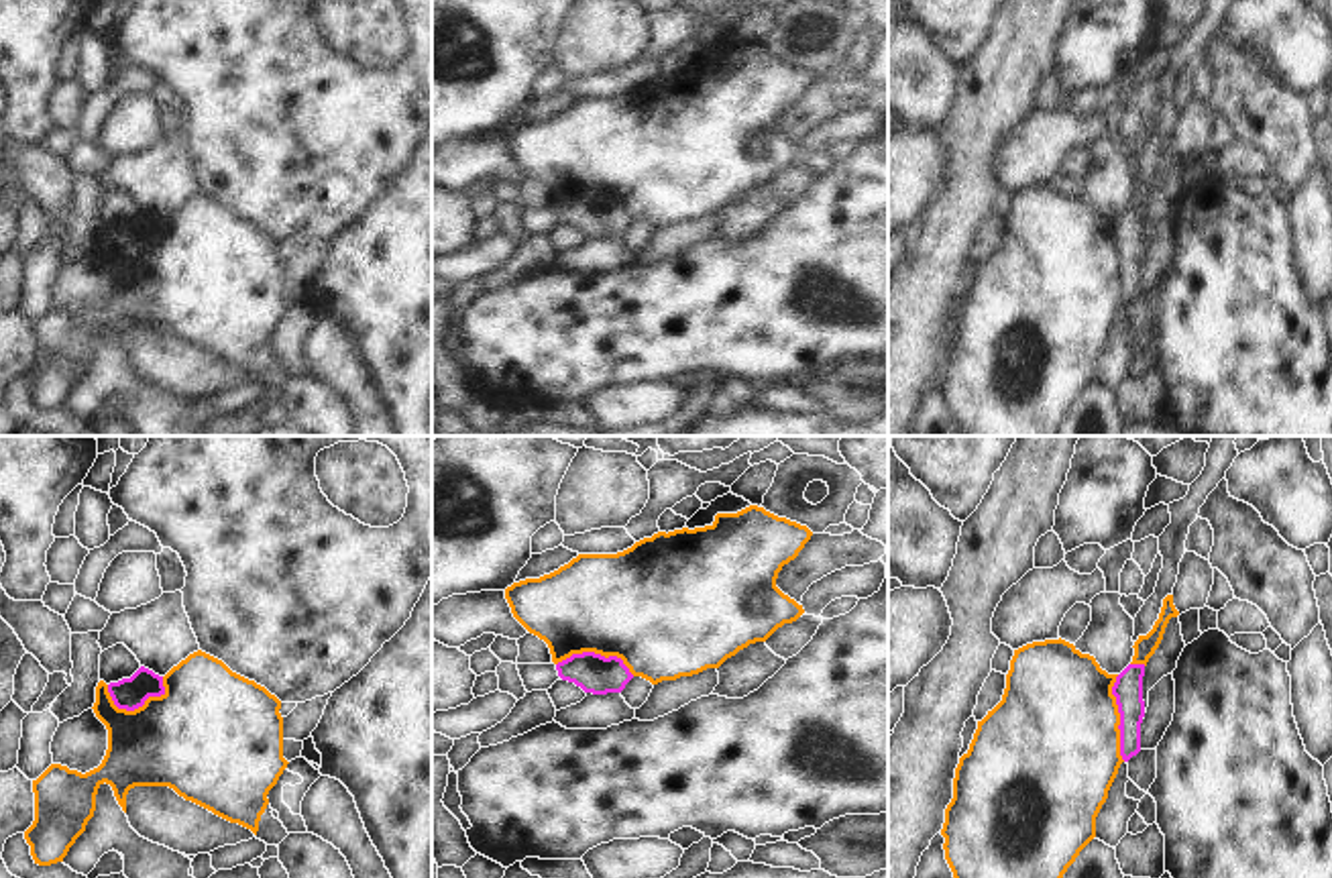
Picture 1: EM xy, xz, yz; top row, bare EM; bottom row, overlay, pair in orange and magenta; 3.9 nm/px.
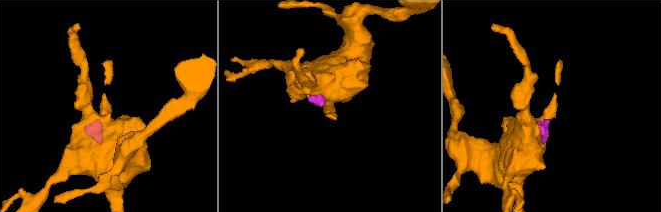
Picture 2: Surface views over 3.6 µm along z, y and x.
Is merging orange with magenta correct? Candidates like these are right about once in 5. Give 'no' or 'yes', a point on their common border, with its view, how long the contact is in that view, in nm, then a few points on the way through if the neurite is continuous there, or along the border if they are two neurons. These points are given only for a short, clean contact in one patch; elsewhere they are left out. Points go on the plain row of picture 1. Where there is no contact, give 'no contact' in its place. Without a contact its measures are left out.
no; meets orange in xy at (131, 255); contact 240 nm long; border along xy (106, 229), (113, 245), (127, 253), (165, 237)

